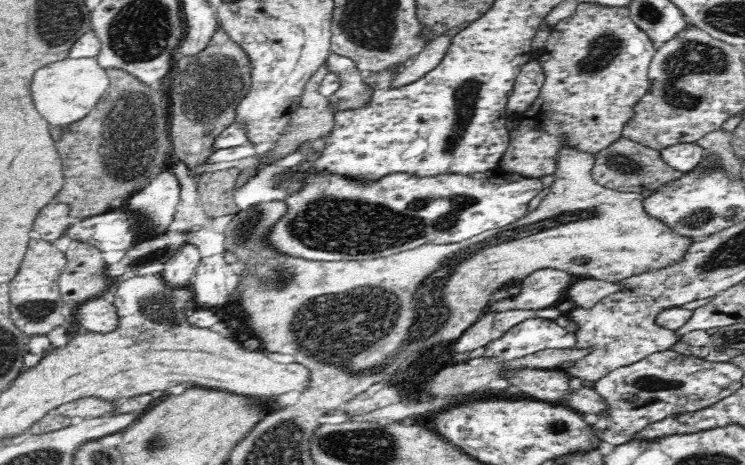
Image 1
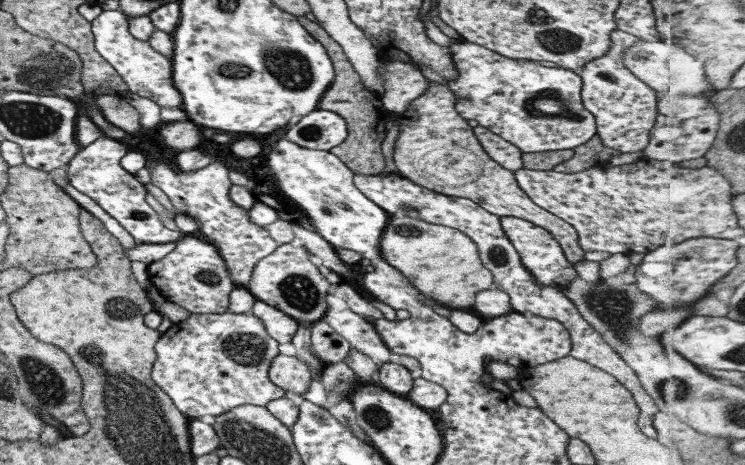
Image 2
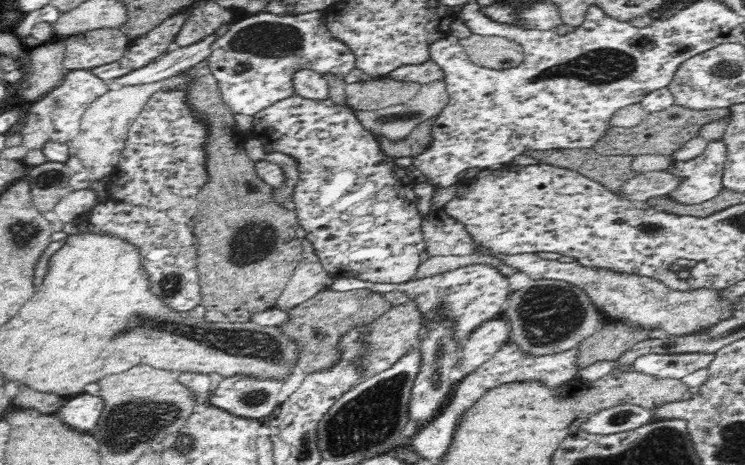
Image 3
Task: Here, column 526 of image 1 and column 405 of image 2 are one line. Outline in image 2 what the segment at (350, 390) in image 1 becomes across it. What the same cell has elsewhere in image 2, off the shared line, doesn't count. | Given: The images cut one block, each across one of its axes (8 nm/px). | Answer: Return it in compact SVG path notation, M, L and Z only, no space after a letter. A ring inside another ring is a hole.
M407 215L391 216L381 232L378 248L383 262L407 276L419 292L449 309L471 311L475 292L493 288L492 275L481 265L476 244L454 228L429 224ZM421 262L443 268L421 268Z

